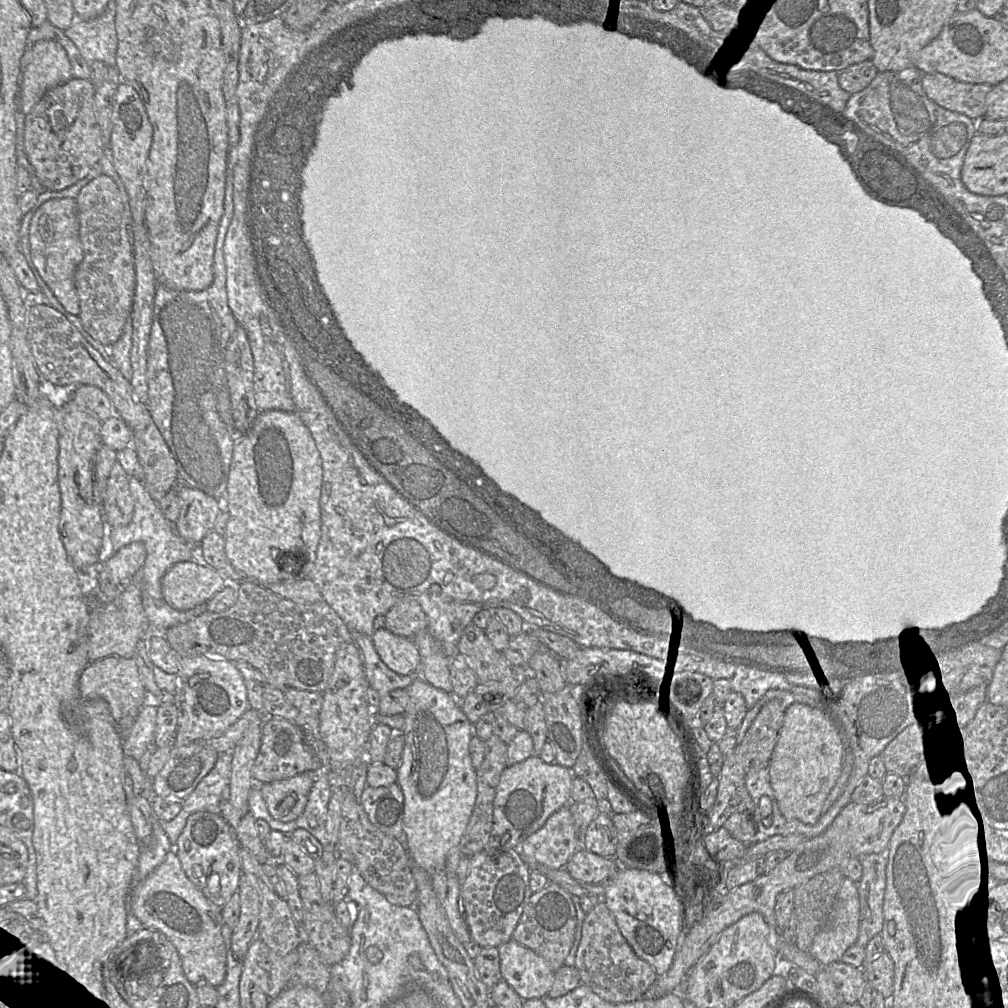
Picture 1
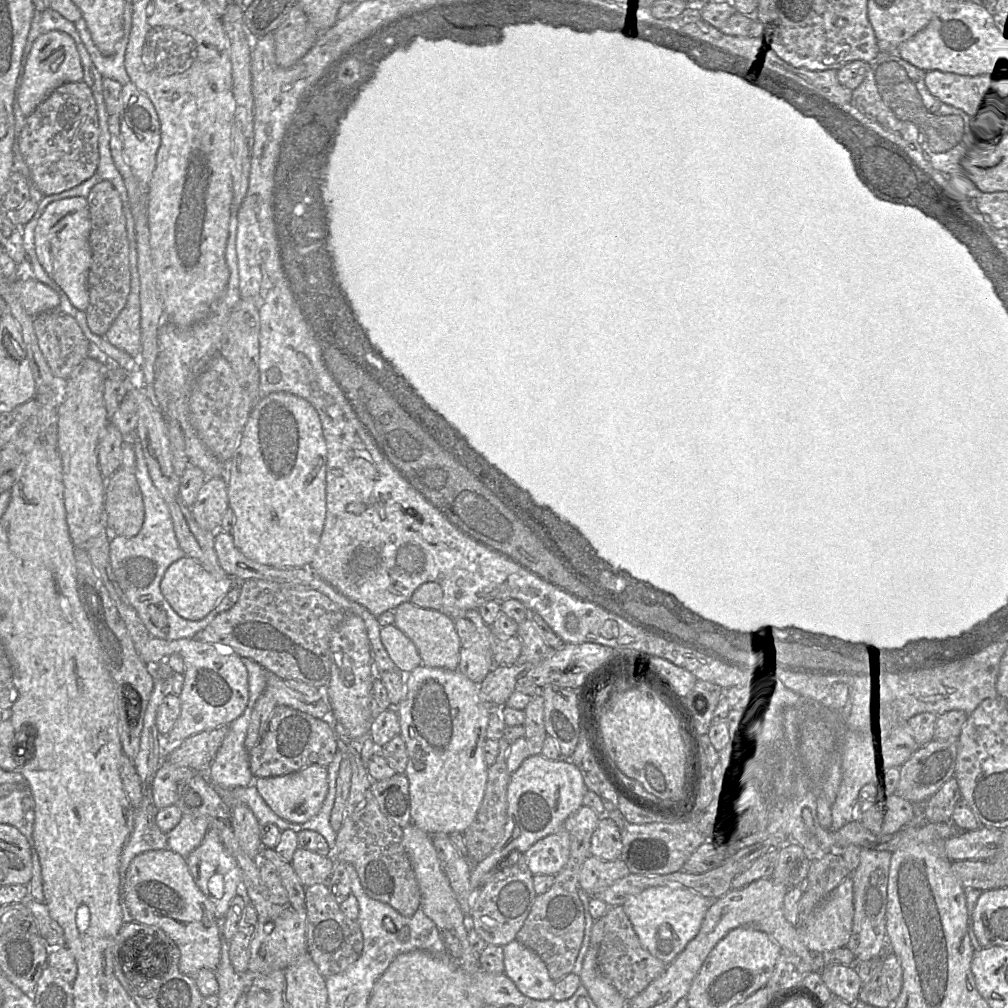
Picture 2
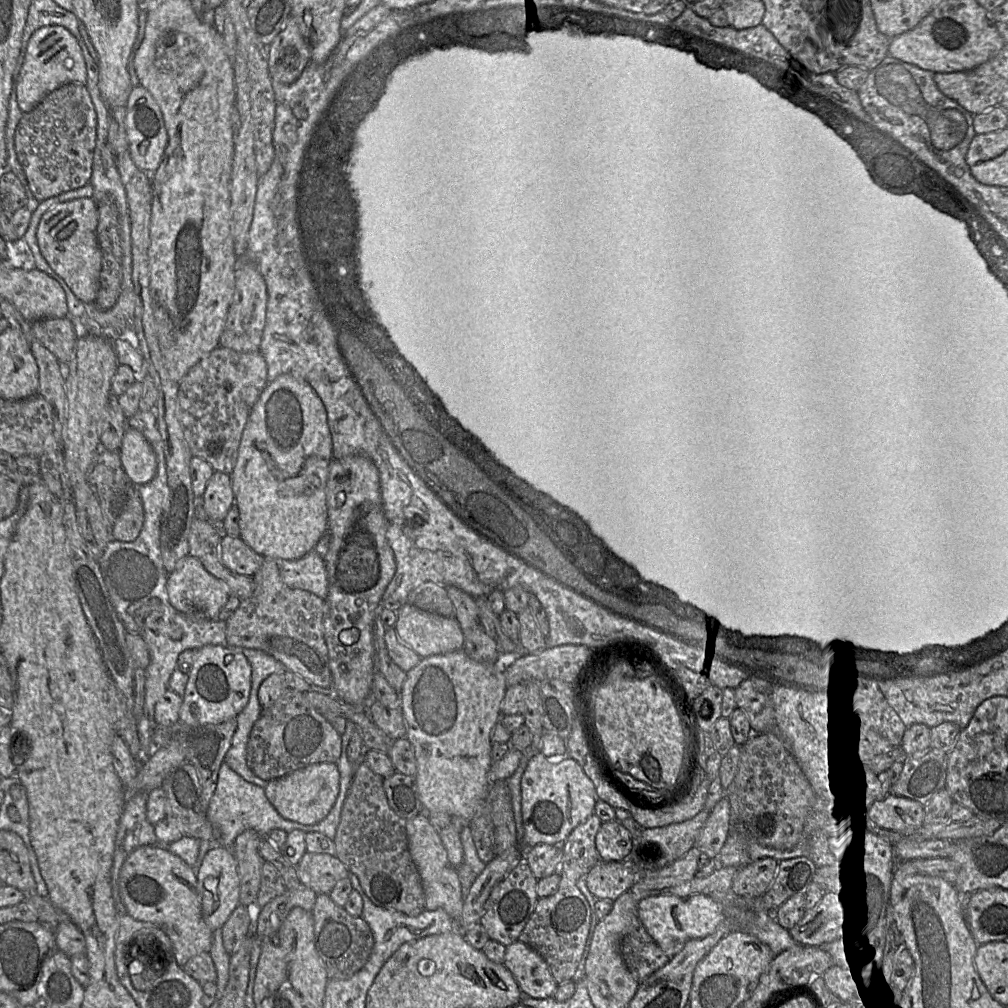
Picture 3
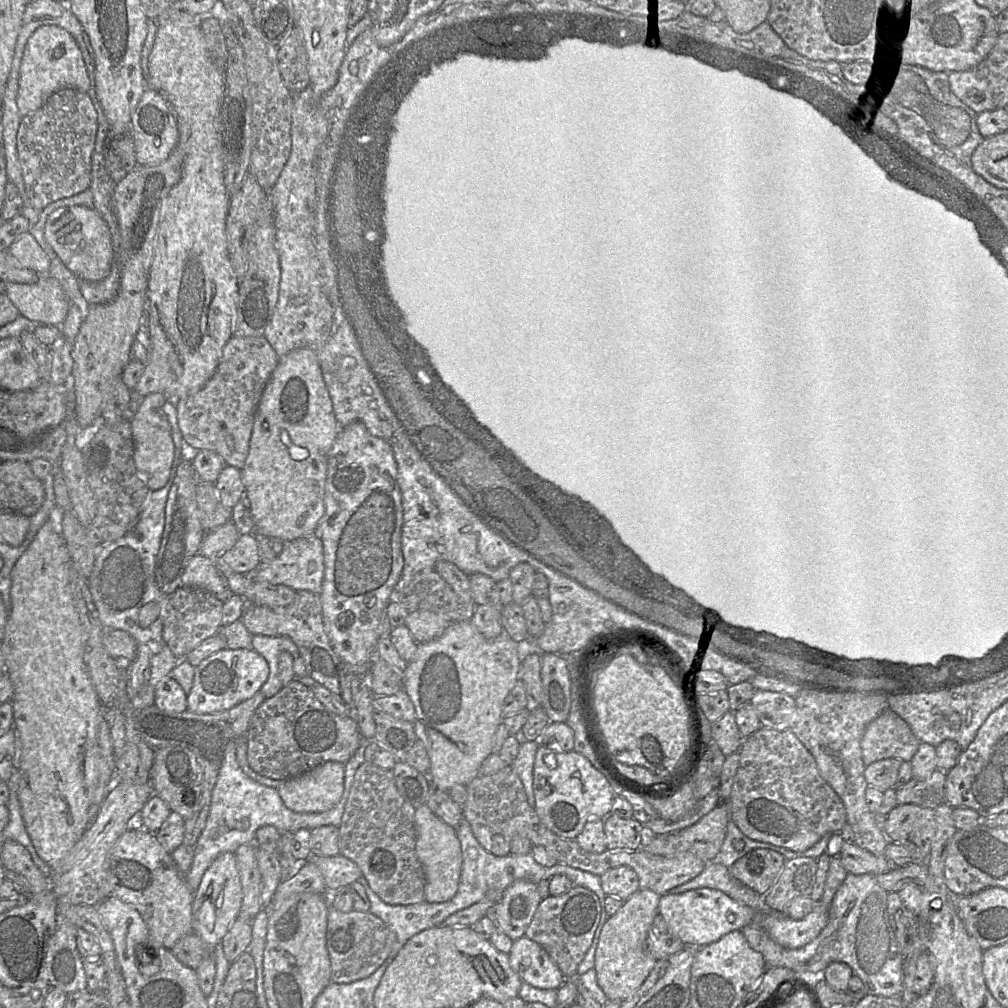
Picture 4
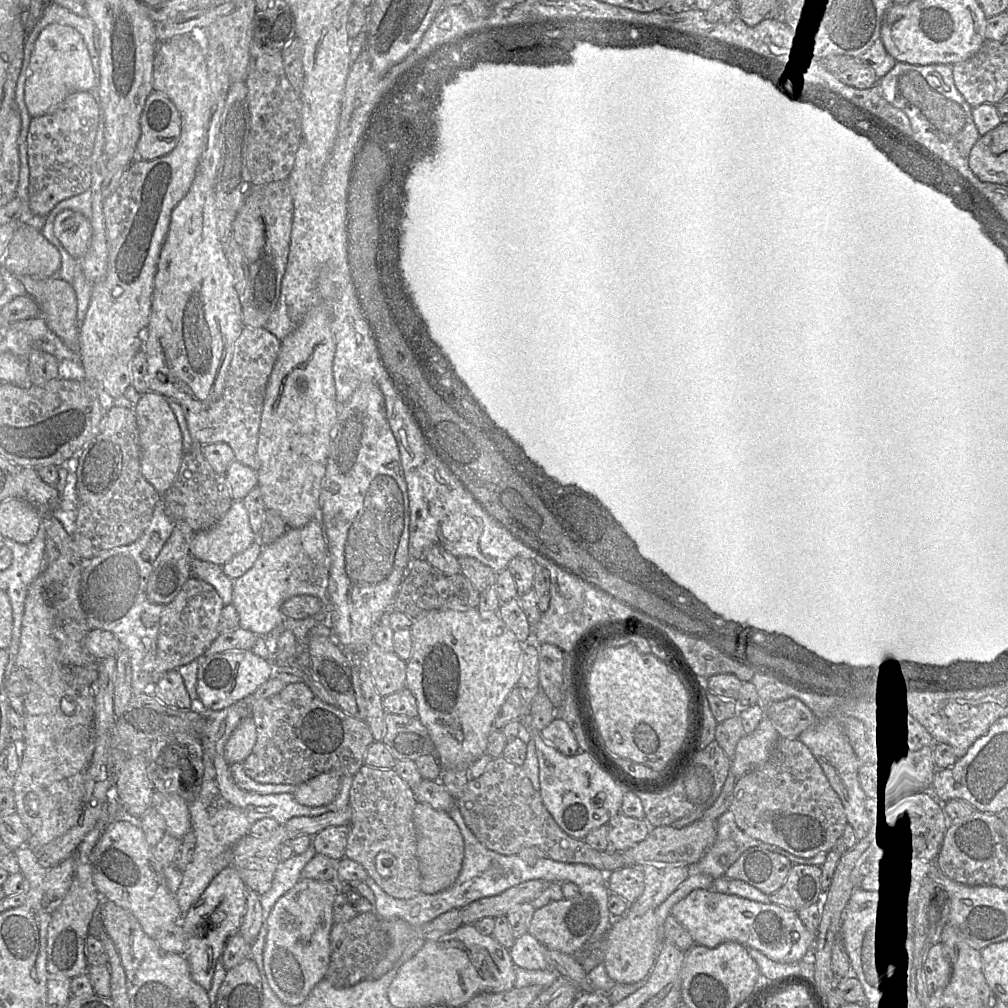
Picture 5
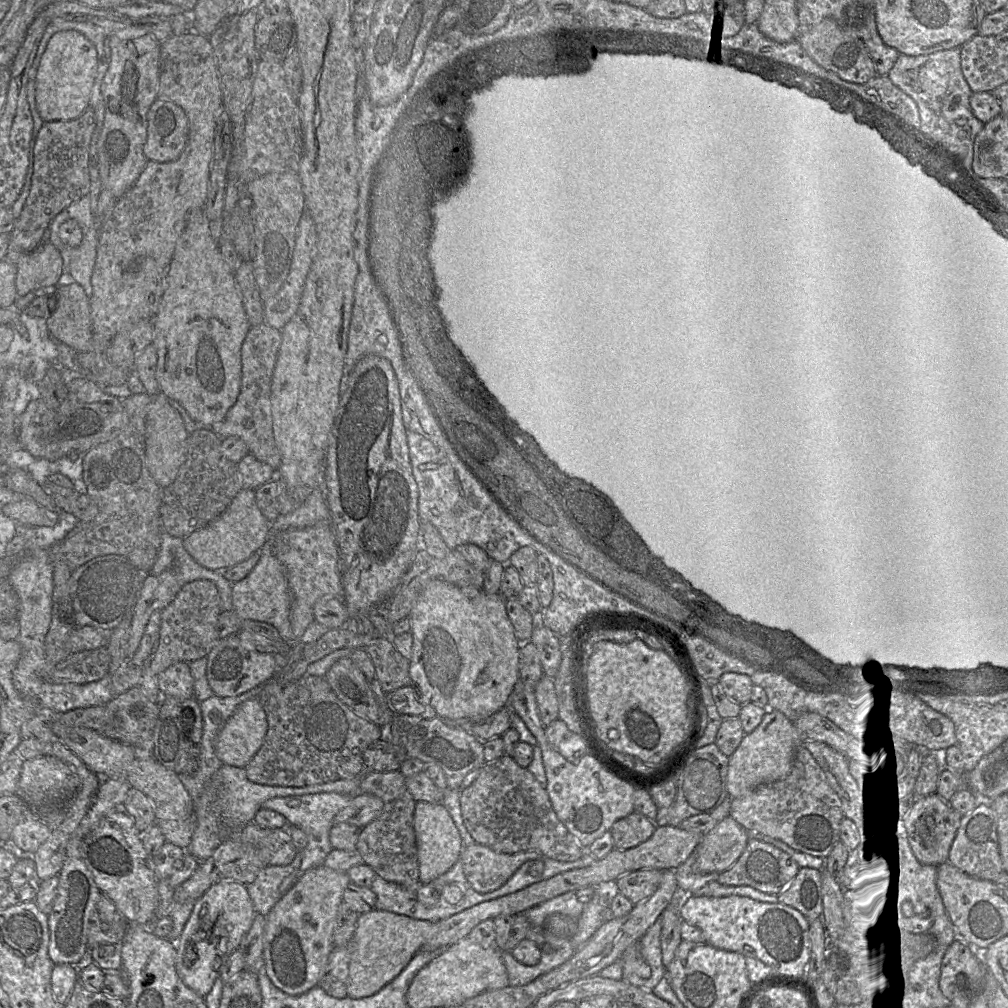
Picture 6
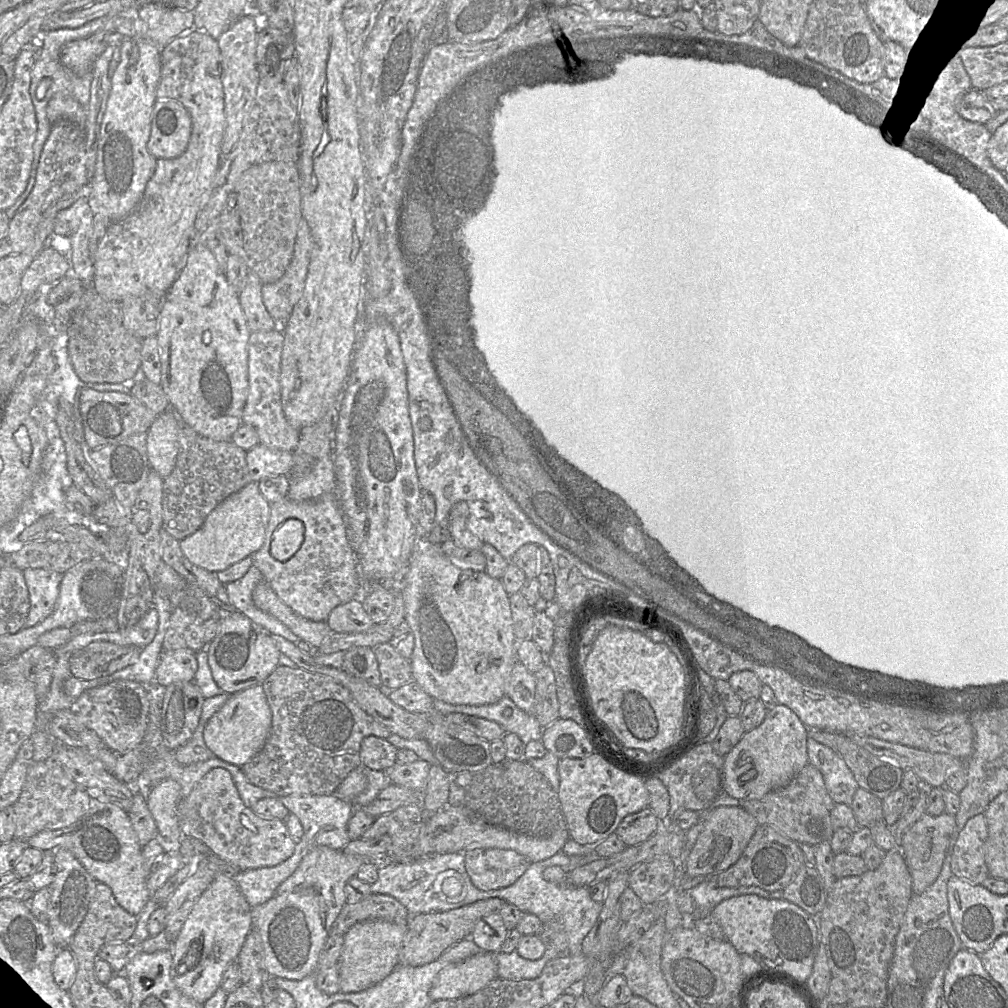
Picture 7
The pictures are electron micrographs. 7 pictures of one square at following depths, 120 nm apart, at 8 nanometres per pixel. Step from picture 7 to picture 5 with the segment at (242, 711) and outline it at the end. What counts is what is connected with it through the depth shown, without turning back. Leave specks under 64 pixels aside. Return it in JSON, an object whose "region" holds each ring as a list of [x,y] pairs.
{"region":[[[251,716],[244,718],[230,736],[225,747],[225,758],[231,765],[243,763],[256,743],[256,725]]]}

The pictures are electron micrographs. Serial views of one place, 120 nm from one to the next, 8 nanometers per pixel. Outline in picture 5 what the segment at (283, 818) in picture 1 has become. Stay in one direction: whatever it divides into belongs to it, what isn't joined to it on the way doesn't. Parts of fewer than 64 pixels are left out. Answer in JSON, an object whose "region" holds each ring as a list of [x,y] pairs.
{"region":[[[321,773],[298,785],[293,792],[296,801],[305,806],[322,806],[333,801],[340,789],[341,777],[332,773]]]}

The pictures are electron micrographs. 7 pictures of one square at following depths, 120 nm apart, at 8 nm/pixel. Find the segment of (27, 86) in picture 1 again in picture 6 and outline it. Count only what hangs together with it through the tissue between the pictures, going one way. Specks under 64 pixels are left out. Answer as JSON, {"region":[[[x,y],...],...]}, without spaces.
{"region":[[[63,30],[50,38],[40,60],[35,87],[36,108],[44,122],[73,120],[89,107],[97,65],[96,47],[79,32]]]}

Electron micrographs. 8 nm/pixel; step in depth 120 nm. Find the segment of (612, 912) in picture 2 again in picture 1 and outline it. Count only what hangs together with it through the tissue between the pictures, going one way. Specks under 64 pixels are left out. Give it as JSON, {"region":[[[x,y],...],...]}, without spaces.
{"region":[[[602,900],[585,915],[574,968],[579,973],[581,984],[609,1003],[632,1002],[647,996],[658,978],[654,968],[639,958],[626,942]]]}

